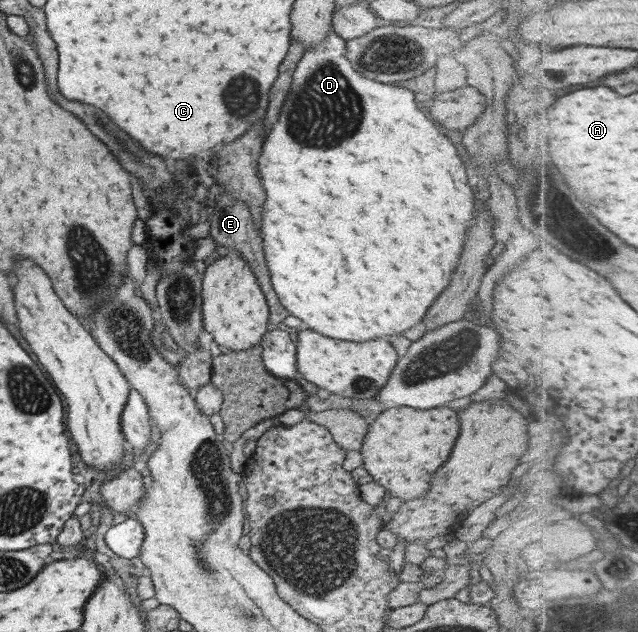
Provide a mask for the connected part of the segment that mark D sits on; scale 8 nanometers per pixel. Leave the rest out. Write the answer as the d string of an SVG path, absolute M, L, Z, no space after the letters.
M330 26L330 30L329 30L329 31L328 31L328 32L327 32L327 33L326 33L326 36L327 36L327 37L326 37L326 38L325 38L325 39L324 39L324 40L323 40L323 41L320 41L320 42L319 42L319 43L318 43L318 44L317 44L317 45L316 45L316 46L315 46L315 47L308 47L308 48L307 48L307 49L306 49L306 50L305 50L305 51L303 51L303 53L302 53L302 58L300 58L300 62L298 62L298 63L296 63L296 68L294 68L294 74L292 74L292 86L291 86L291 88L290 88L290 90L289 90L289 92L290 92L290 94L286 94L286 100L285 100L285 102L284 102L284 103L282 103L282 106L281 106L281 109L280 109L280 112L279 112L279 113L278 113L278 120L276 120L276 122L274 122L274 128L270 128L270 132L268 132L268 136L266 136L266 138L264 138L264 142L262 142L262 150L260 150L260 156L258 156L258 160L256 160L256 170L258 170L258 174L260 174L260 186L262 186L262 188L264 188L264 206L262 206L262 226L259 226L259 228L260 228L260 230L259 230L259 234L262 234L262 238L260 238L260 239L261 239L261 240L262 240L262 246L261 246L261 247L262 247L262 252L264 252L264 254L263 254L263 257L264 257L264 260L265 260L265 265L266 265L266 268L267 268L267 269L268 269L268 274L269 274L269 279L270 279L270 282L271 282L271 287L272 287L272 288L273 288L273 291L274 291L274 292L275 292L275 293L276 293L276 296L277 296L277 297L278 297L278 300L279 300L279 301L280 301L280 304L281 304L281 305L282 305L282 306L283 306L283 307L284 307L284 308L285 308L285 309L286 309L286 310L287 310L287 312L288 312L288 314L292 314L292 316L296 316L296 318L300 318L300 320L302 320L302 322L304 322L304 325L305 325L305 326L307 326L307 328L308 328L308 329L310 329L310 330L313 330L313 331L312 331L312 332L315 332L315 333L318 333L318 334L322 334L322 336L326 336L326 338L334 338L334 339L336 339L336 340L342 340L342 341L348 341L348 342L356 342L356 343L360 343L360 342L370 342L370 341L373 341L373 340L378 340L378 339L385 339L385 340L388 340L388 338L389 338L389 337L390 337L390 336L392 336L392 334L400 334L400 332L402 332L402 330L408 330L408 328L412 328L412 326L414 326L414 324L416 324L416 322L418 322L418 320L420 320L420 318L422 318L422 314L424 314L424 312L426 312L426 308L428 308L428 306L430 306L430 302L432 302L432 300L434 300L434 298L436 298L436 296L438 296L438 294L440 294L440 292L442 292L442 288L444 288L444 286L446 286L446 284L448 284L448 280L450 280L450 274L452 274L452 270L454 270L454 266L456 266L456 262L458 262L458 254L460 254L460 250L462 250L462 242L464 242L464 232L466 232L466 228L468 228L468 226L470 226L470 222L472 222L472 218L470 218L470 216L472 216L472 210L474 210L474 208L476 208L476 206L474 206L474 192L475 192L475 190L470 190L470 186L468 186L468 182L470 182L470 184L472 184L472 188L475 188L475 186L474 186L474 184L473 184L473 183L472 183L472 180L471 180L471 176L470 176L470 175L469 175L469 170L468 170L468 169L467 169L467 167L466 167L466 166L465 166L465 165L463 165L463 164L462 164L462 161L460 161L460 158L459 158L459 157L458 157L458 156L457 156L457 155L456 155L456 149L454 149L454 146L453 146L453 145L452 145L452 143L450 143L450 140L448 140L448 139L447 139L447 138L446 138L446 137L444 137L444 134L442 134L442 135L441 135L441 134L440 134L440 132L438 132L438 128L436 128L436 126L434 126L434 124L432 124L432 122L431 122L431 121L432 121L432 120L430 120L430 119L429 119L429 118L428 118L428 116L427 116L427 115L425 115L425 116L424 116L424 114L423 114L423 113L422 113L422 111L421 111L421 109L420 109L420 108L419 108L419 106L418 106L418 103L415 103L415 101L414 101L414 98L413 98L413 95L414 95L414 93L413 93L413 92L412 92L412 91L410 91L410 90L406 90L406 88L397 88L397 87L396 87L396 86L392 86L392 87L391 87L391 86L389 86L389 85L388 85L388 84L381 84L381 82L376 82L376 81L374 81L374 80L368 80L368 78L362 78L362 76L360 76L360 74L358 74L358 72L357 72L357 71L356 71L356 70L354 70L354 68L353 68L353 66L350 66L350 62L348 62L348 60L346 60L346 58L344 58L344 56L345 56L345 52L346 52L346 49L345 49L345 40L344 40L344 39L343 39L343 38L340 38L340 37L339 37L339 36L338 36L338 35L337 35L337 34L336 34L336 33L335 33L335 32L334 32L334 31L333 31L333 30L332 30L332 28L331 28L331 26Z

